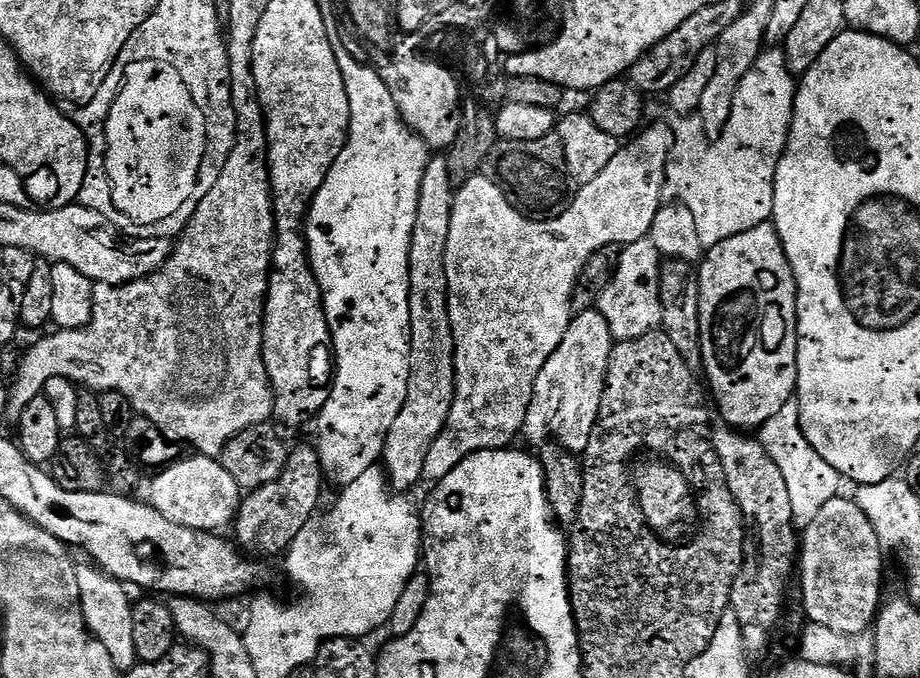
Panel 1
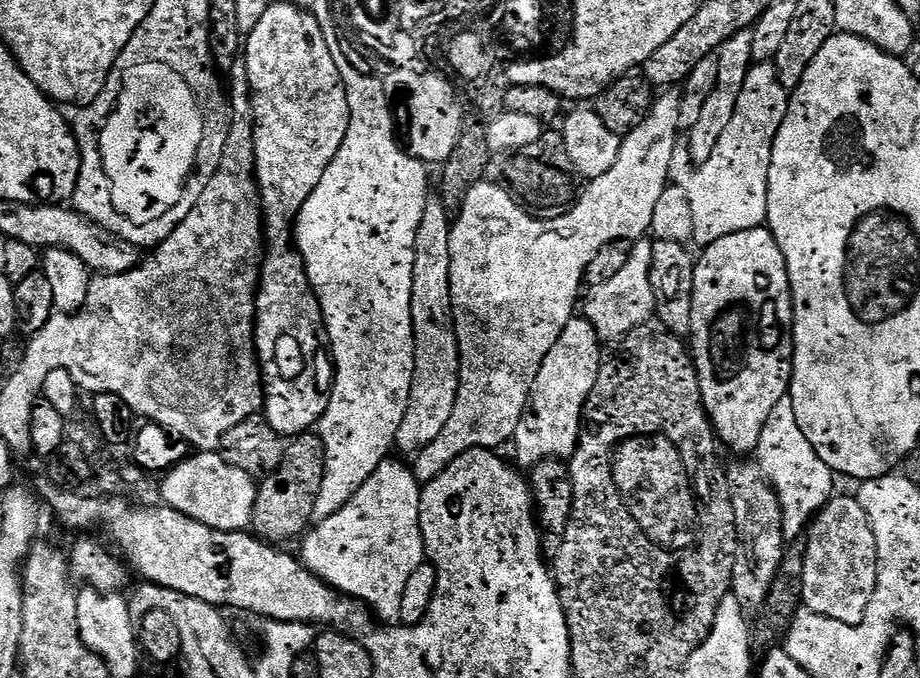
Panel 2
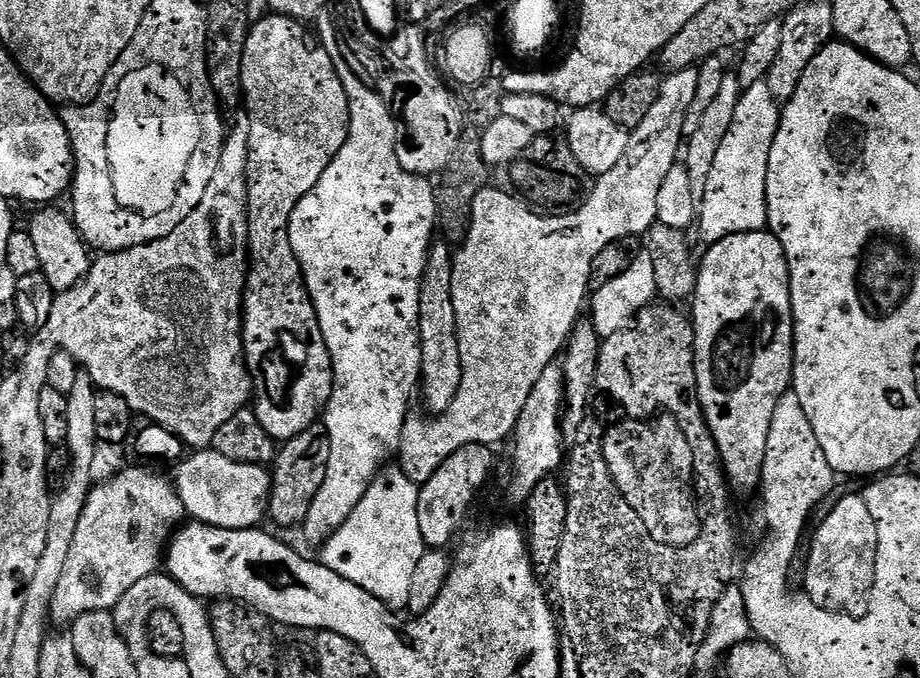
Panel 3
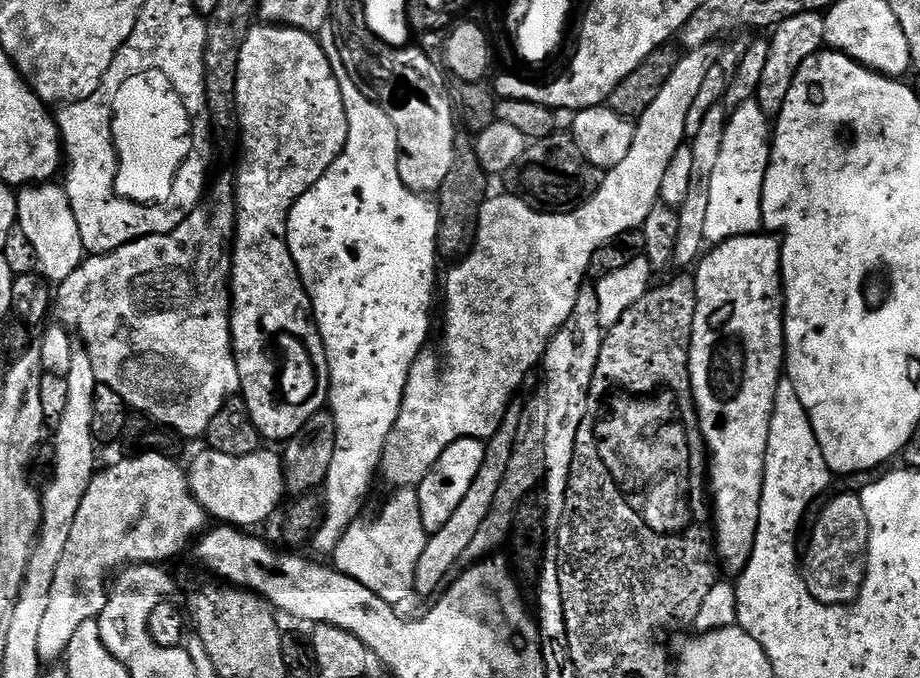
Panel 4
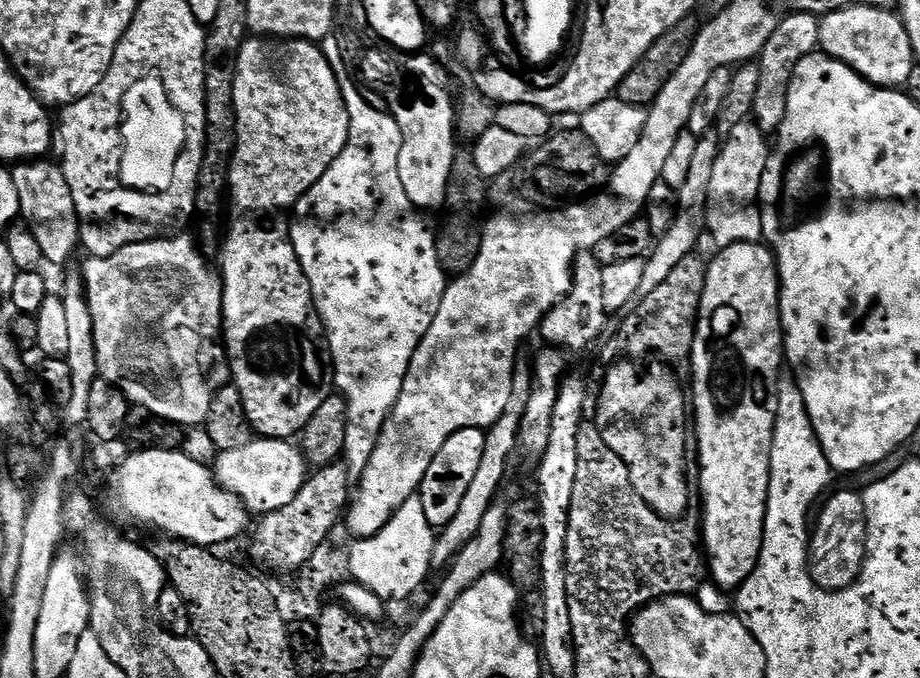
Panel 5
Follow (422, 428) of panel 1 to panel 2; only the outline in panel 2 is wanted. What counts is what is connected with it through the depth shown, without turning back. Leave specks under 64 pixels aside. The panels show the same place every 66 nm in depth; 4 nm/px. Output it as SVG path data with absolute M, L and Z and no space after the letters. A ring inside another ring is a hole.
M429 195L426 210L422 210L422 226L414 244L414 286L412 287L412 329L414 330L414 378L406 418L396 435L403 444L423 446L446 430L450 414L454 414L460 393L462 357L450 298L450 234L453 217L448 217L449 205L439 195Z

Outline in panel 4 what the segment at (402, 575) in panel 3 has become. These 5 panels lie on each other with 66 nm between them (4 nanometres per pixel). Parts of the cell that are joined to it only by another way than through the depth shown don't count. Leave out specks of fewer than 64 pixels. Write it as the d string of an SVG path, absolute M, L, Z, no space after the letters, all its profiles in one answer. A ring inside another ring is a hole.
M397 489L394 494L375 521L361 518L351 524L342 542L335 548L332 562L337 571L362 582L367 589L377 593L387 604L400 606L400 603L413 595L415 568L425 550L430 534L422 526L419 493L415 489Z

